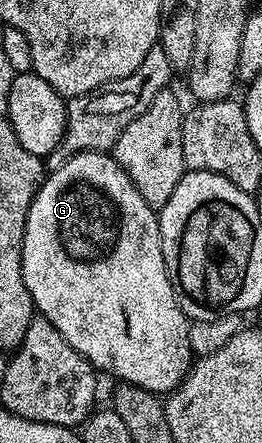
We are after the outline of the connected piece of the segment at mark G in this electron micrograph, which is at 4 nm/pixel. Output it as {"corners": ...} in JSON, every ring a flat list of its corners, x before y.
{"corners":[[77,152,43,179,28,210,22,243,22,273,24,286,28,286,28,294,32,294,35,309,45,320,52,322,52,326,60,330,64,342,68,342,68,346,72,346,72,350,79,352,99,373,107,372,108,375,115,376,115,381,134,384,155,394,169,394,182,383,192,363,192,353,188,346,188,330,191,321,182,313,176,294,172,290,172,282,168,278,158,225,158,212,148,202,144,202,144,198,140,198,140,192,136,190,128,174,114,160,113,155,104,152]]}

